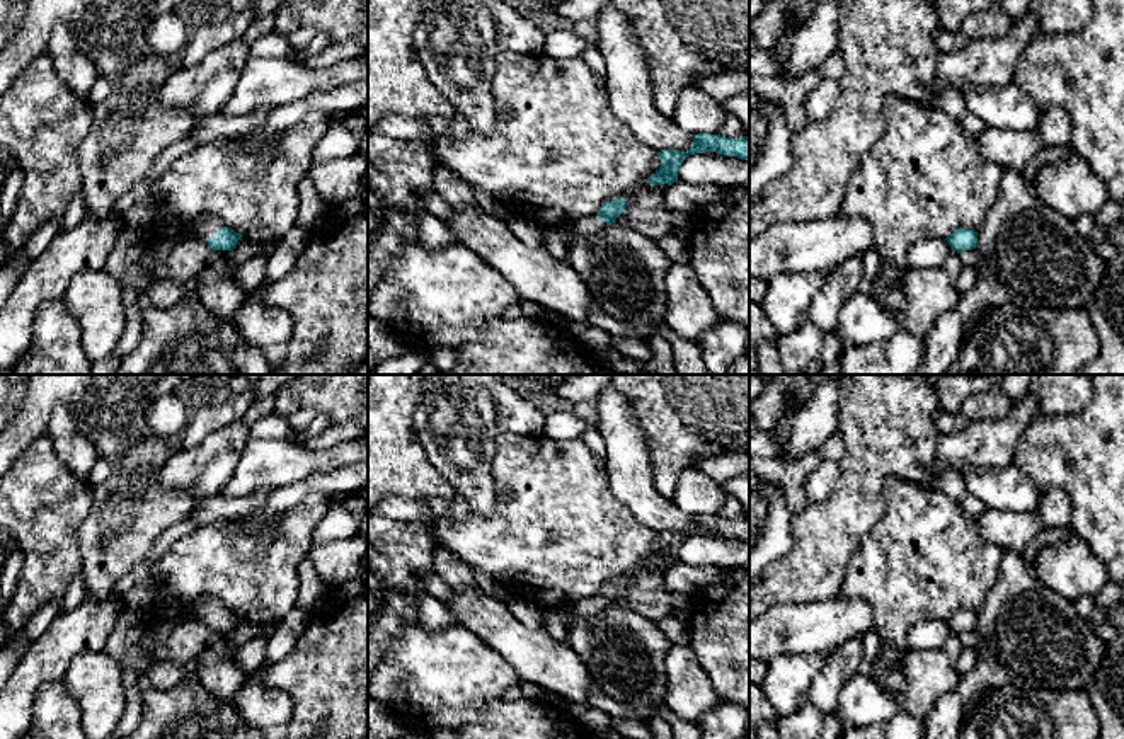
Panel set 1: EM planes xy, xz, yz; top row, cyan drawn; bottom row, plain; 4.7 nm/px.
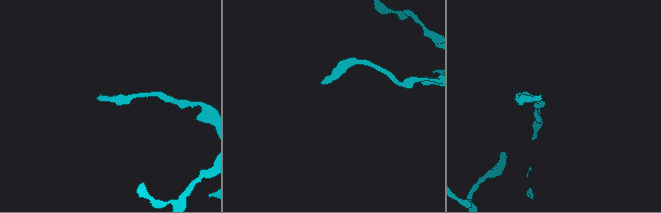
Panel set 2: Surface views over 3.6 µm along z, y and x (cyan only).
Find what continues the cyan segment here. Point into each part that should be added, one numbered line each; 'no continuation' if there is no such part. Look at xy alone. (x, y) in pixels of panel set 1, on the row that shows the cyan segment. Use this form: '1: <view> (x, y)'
1: xy (206, 229)

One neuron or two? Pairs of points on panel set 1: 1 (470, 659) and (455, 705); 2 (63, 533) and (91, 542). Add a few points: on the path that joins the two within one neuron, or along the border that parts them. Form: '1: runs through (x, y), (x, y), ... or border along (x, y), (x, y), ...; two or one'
1: runs through (458, 671), (455, 675), (455, 693); one
2: border along (91, 499), (91, 509), (77, 530), (77, 572); two

